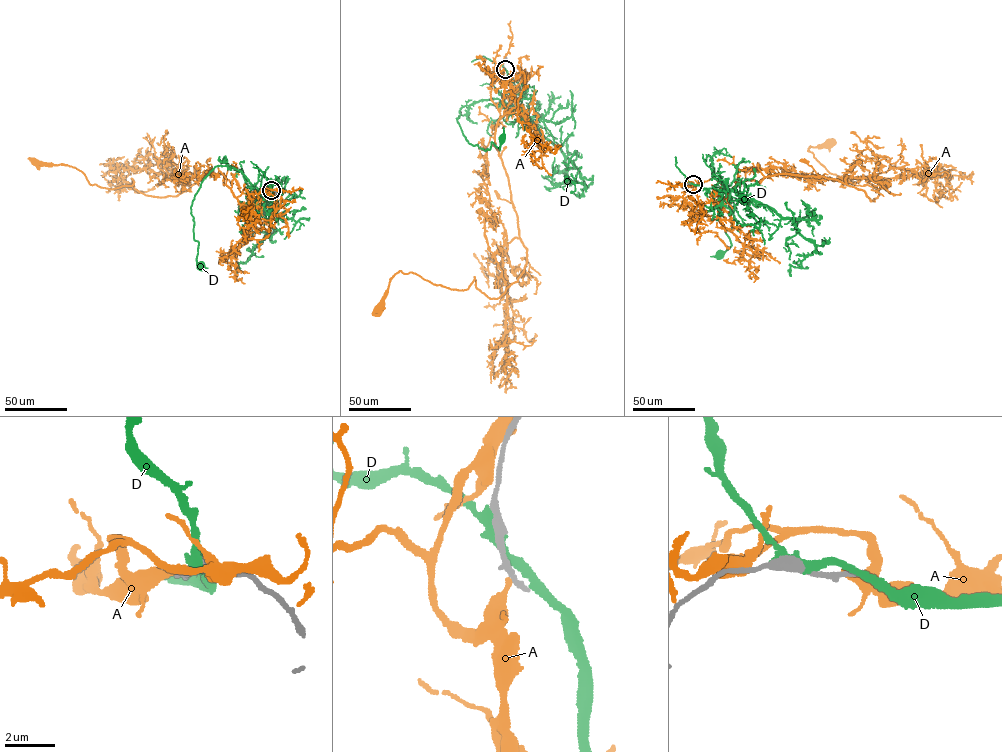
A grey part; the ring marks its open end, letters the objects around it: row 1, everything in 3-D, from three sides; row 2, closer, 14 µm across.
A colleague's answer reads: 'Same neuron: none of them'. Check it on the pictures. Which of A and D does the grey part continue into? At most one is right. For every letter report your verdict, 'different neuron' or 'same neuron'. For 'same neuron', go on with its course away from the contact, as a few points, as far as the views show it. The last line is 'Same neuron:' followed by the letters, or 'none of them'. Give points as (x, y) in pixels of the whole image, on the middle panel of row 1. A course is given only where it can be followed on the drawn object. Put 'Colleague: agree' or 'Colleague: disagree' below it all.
A: different neuron
D: different neuron
Same neuron: none of them
Colleague: agree

